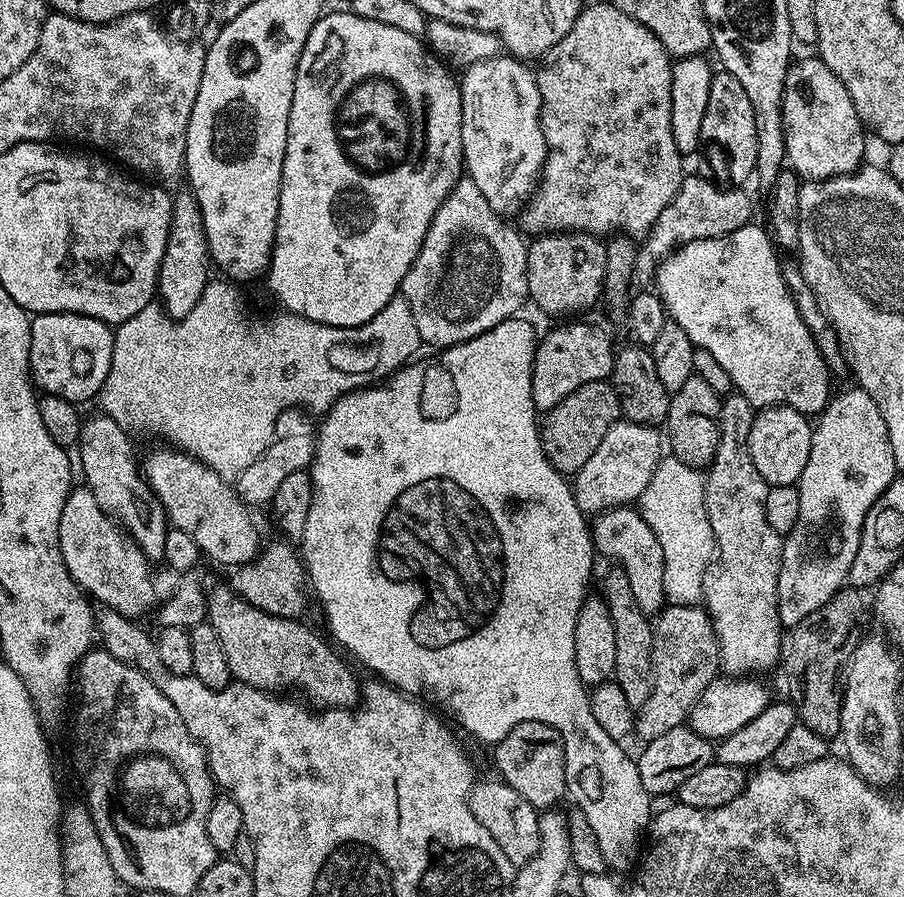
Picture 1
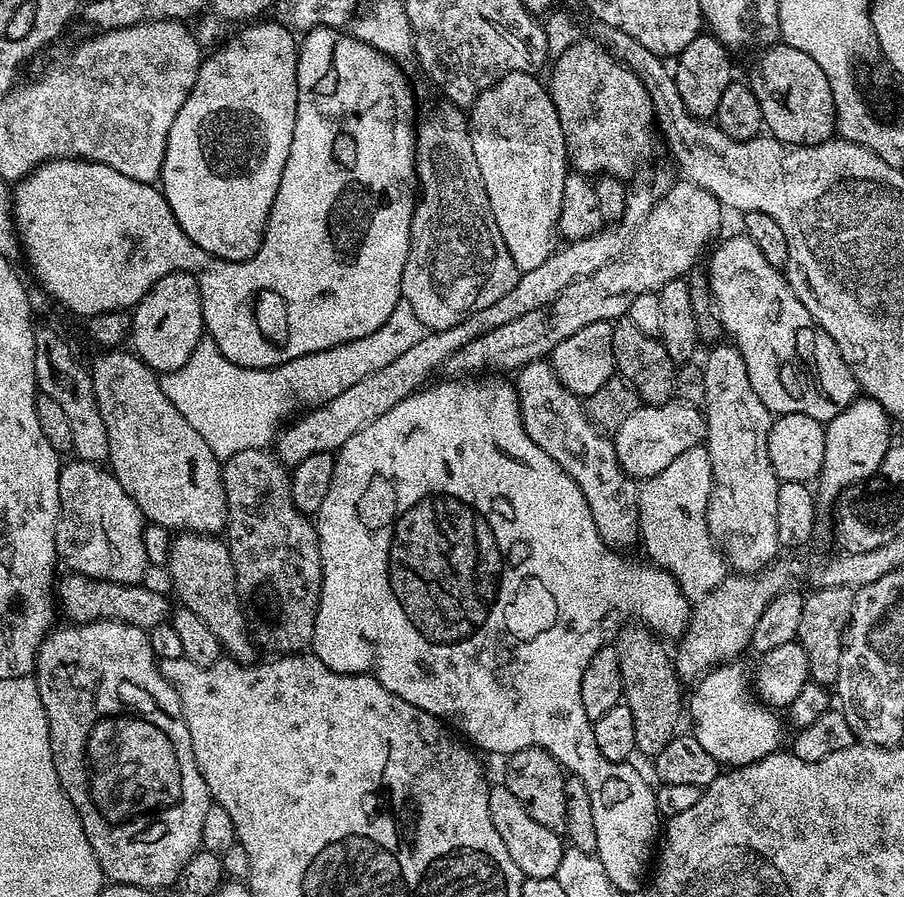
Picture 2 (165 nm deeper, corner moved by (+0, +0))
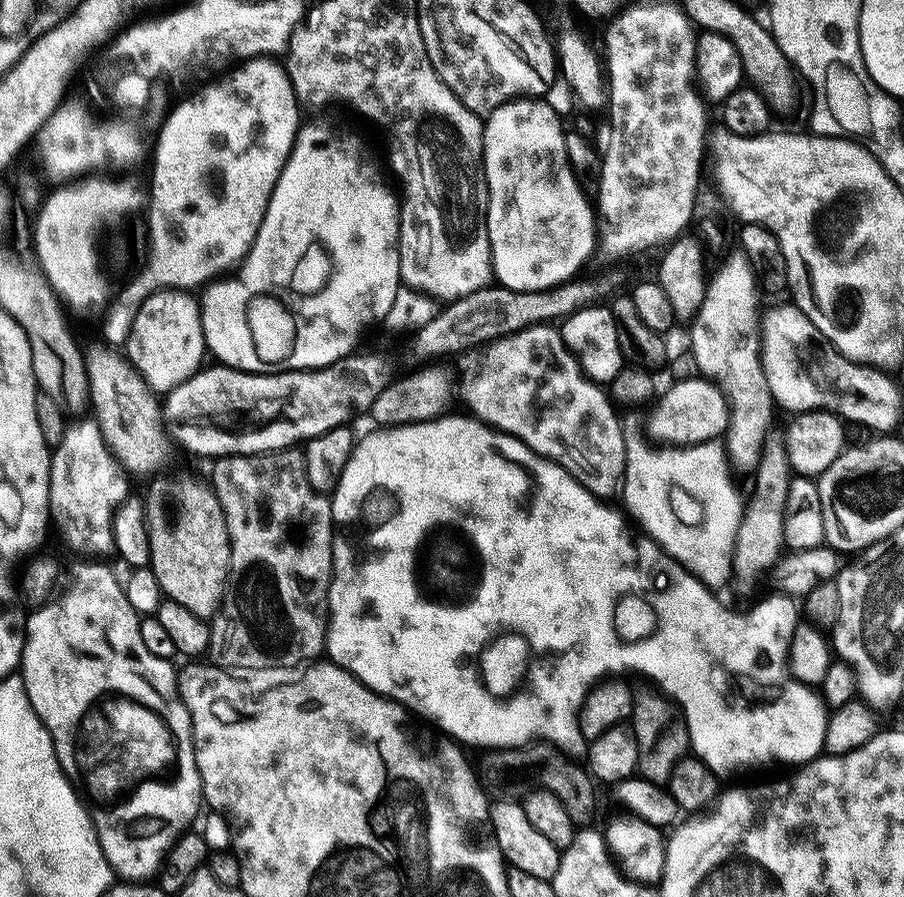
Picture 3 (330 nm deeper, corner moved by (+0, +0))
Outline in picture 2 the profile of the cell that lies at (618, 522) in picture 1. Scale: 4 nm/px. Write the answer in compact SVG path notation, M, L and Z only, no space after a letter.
M547 359L525 364L515 373L515 376L514 391L526 434L539 448L546 450L546 454L550 454L550 458L554 458L554 462L558 462L558 466L562 466L564 473L582 490L600 537L608 543L609 548L617 550L625 550L624 548L630 547L635 540L637 543L641 539L640 488L637 481L622 470L616 457L615 443L609 437L607 440L604 437L607 435L588 419L581 397L562 386L562 382L556 376L556 371Z

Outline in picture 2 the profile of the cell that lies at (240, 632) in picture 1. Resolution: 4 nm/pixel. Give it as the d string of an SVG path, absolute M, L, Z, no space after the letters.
M185 532L177 535L172 541L172 553L168 555L166 565L168 573L172 576L172 592L175 599L183 607L194 610L214 634L218 634L218 642L221 649L237 664L250 664L257 659L257 645L254 643L253 633L250 631L250 621L236 595L236 576L232 571L232 559L228 553L228 545L223 539L212 534L201 534L198 532Z

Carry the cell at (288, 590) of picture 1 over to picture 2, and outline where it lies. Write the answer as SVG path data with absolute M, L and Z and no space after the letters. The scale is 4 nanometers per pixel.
M255 448L254 450L242 450L234 454L230 459L223 461L222 479L224 481L224 493L228 503L228 518L226 521L226 543L228 553L232 559L232 573L236 576L236 595L240 598L240 603L250 621L251 631L254 633L254 640L261 649L269 648L272 654L296 654L307 649L312 642L314 626L316 625L316 615L320 605L320 587L324 581L322 574L322 558L320 557L320 543L316 537L316 525L303 512L294 506L292 497L292 477L289 469L282 461L276 459L271 451Z

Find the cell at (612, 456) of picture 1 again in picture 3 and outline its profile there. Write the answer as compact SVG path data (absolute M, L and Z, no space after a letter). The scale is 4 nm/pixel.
M697 378L677 380L671 386L673 388L664 397L661 395L655 401L656 409L648 420L647 431L650 436L652 431L653 441L668 446L687 446L702 444L705 440L714 440L727 433L730 404L719 383L708 378Z

